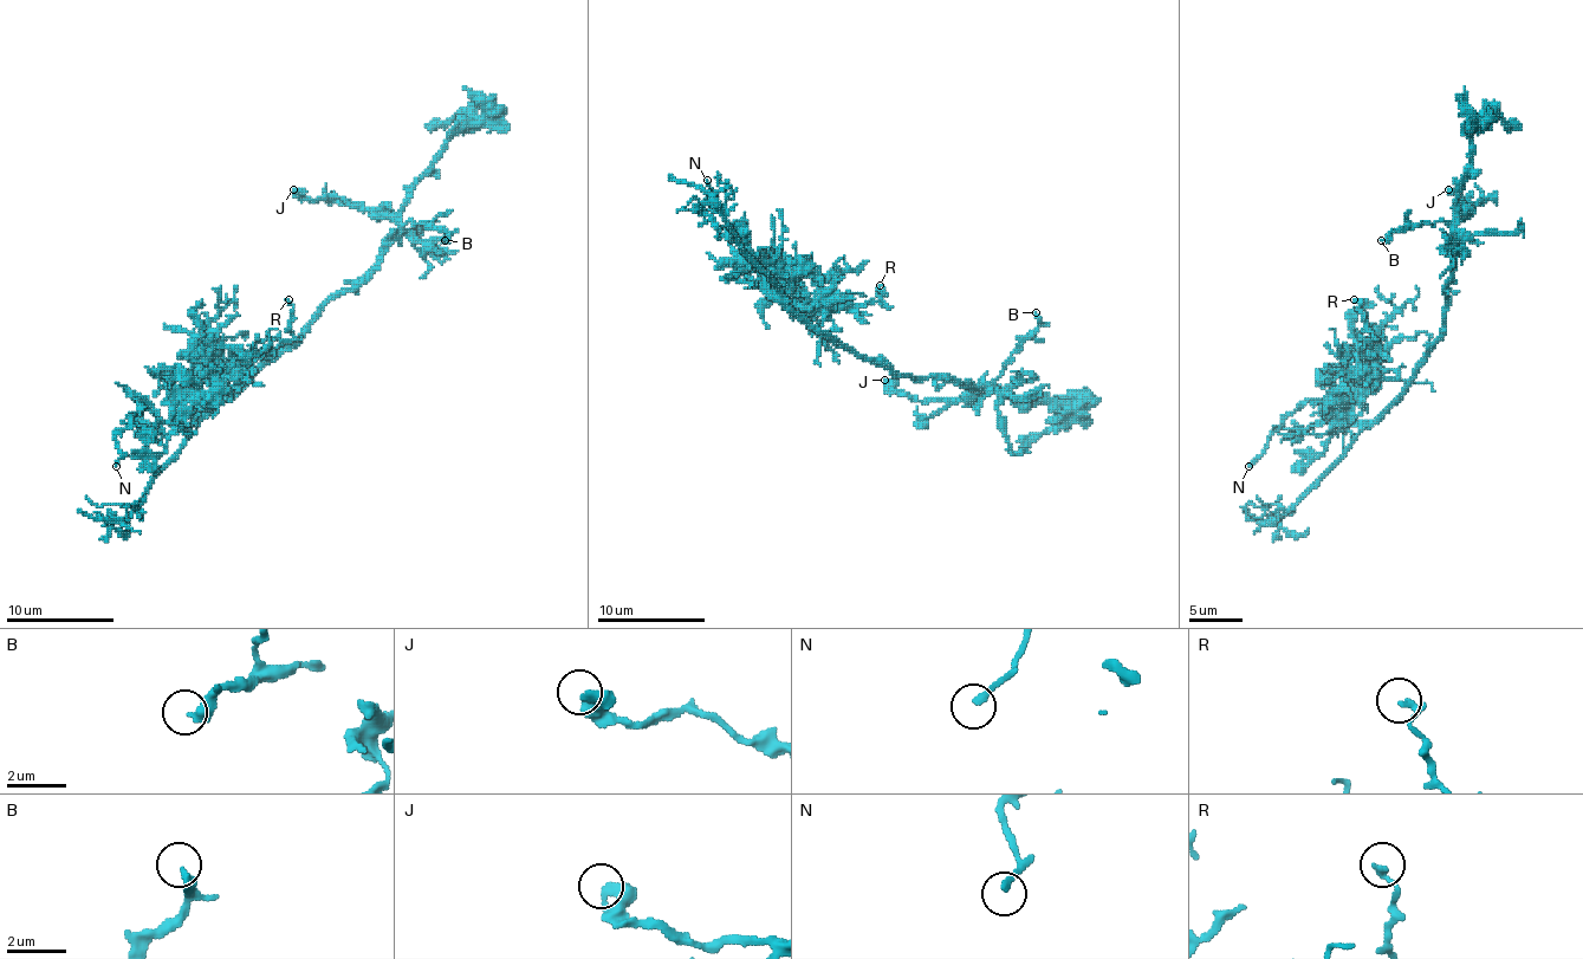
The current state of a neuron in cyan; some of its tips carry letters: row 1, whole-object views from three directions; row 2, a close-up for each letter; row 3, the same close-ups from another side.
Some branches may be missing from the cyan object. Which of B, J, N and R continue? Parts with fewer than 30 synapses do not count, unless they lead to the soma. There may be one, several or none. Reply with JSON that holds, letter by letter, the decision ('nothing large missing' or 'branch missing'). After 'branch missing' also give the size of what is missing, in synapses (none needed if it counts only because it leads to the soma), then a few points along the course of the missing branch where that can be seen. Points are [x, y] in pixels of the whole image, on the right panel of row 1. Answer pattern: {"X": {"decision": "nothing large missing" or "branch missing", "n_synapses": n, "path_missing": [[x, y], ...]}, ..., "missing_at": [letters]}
{"B": {"decision": "nothing large missing"}, "J": {"decision": "nothing large missing"}, "N": {"decision": "nothing large missing"}, "R": {"decision": "nothing large missing"}, "missing_at": []}

